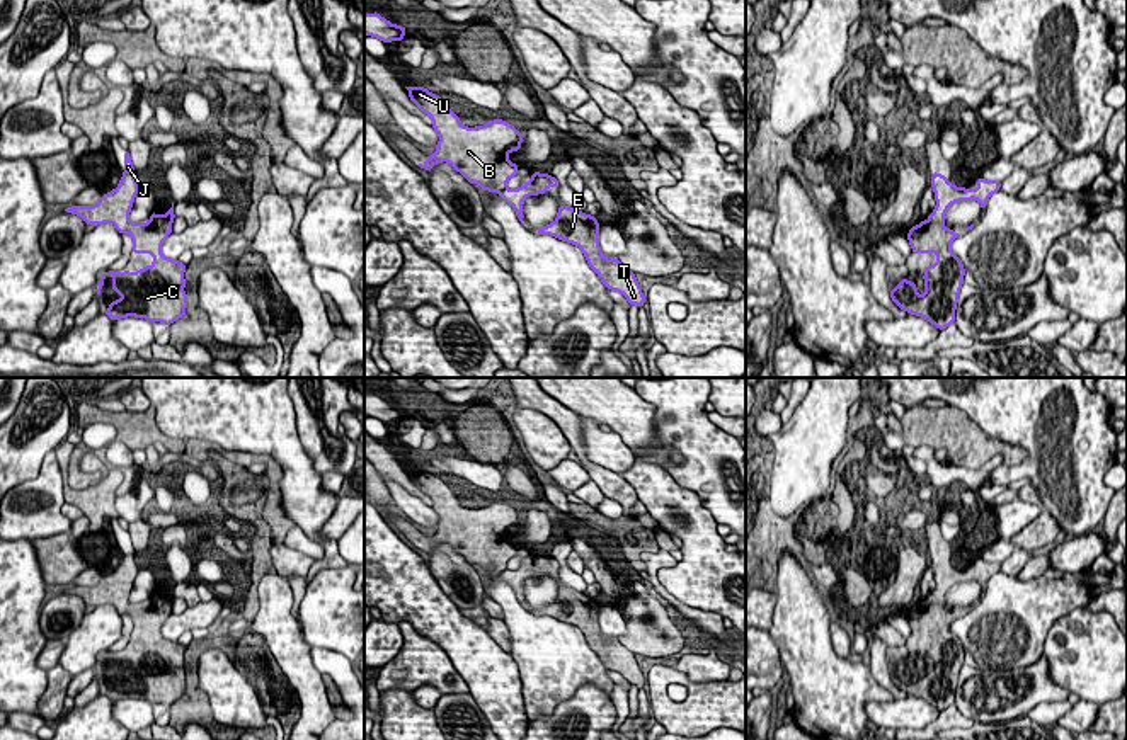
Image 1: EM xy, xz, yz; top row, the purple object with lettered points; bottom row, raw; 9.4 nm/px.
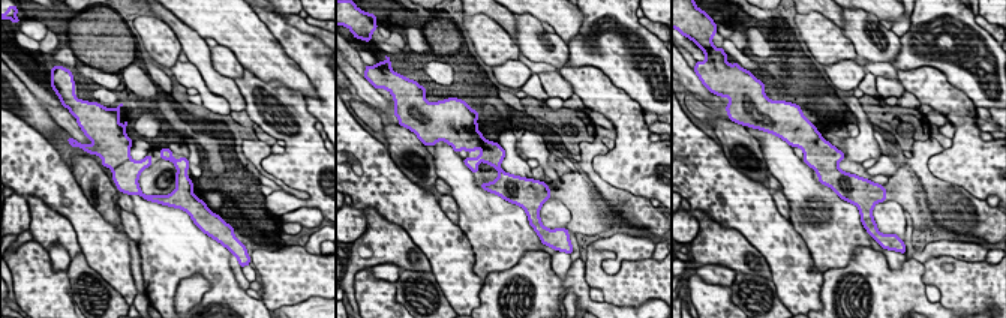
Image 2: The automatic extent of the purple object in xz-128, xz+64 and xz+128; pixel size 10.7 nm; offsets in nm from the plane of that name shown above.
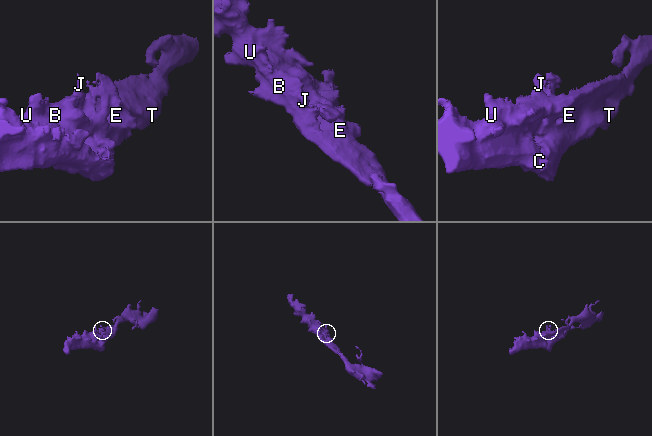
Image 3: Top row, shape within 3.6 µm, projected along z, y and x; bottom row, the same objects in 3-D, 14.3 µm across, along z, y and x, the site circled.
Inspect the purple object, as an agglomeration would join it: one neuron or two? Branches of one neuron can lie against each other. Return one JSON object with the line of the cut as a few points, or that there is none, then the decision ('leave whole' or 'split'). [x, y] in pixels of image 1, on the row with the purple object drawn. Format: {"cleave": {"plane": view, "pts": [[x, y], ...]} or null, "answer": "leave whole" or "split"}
{"cleave": null, "answer": "leave whole"}

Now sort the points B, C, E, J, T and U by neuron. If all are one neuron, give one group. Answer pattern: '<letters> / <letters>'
B C E J T U

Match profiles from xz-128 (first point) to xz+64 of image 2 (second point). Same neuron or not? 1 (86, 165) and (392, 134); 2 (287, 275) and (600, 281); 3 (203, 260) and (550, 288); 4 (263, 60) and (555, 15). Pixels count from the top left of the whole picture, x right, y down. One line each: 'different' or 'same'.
1: same
2: same
3: different
4: same

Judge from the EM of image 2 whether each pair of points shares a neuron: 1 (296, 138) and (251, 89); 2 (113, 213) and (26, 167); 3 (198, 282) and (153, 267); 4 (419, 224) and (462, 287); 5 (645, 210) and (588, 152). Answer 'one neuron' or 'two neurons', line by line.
1: one neuron
2: two neurons
3: two neurons
4: one neuron
5: one neuron

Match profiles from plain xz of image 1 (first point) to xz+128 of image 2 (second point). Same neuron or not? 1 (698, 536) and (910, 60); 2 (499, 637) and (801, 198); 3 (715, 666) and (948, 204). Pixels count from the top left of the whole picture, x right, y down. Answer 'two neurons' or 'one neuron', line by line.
1: two neurons
2: two neurons
3: two neurons

